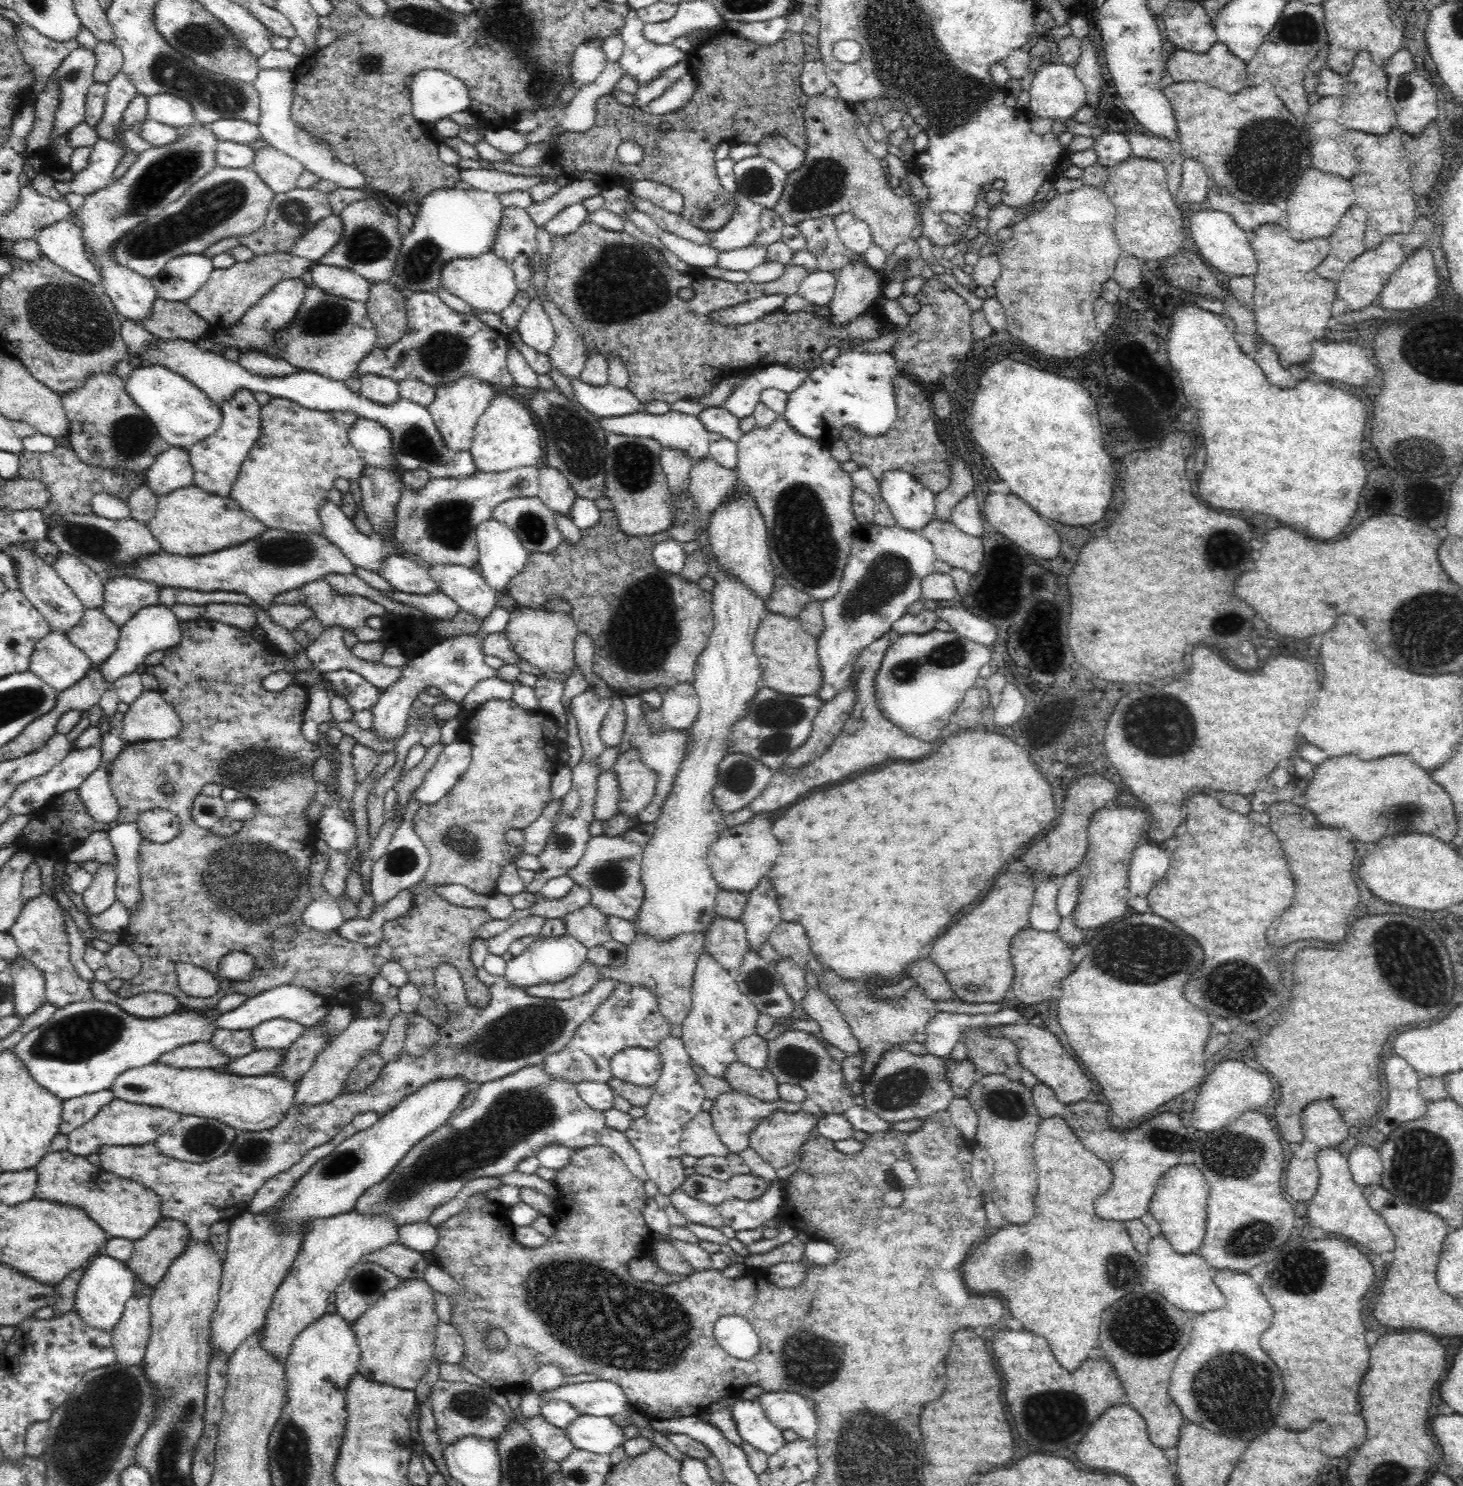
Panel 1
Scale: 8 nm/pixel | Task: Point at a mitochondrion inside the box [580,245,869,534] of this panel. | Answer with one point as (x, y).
(632, 464)

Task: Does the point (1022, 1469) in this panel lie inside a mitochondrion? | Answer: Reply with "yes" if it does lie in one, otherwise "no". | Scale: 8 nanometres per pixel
no

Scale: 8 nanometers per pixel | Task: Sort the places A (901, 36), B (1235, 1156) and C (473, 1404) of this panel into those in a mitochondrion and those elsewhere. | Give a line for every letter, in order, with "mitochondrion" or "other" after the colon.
A: mitochondrion
B: mitochondrion
C: mitochondrion

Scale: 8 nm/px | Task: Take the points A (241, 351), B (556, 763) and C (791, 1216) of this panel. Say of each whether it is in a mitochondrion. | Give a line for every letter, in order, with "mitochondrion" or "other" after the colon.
A: other
B: other
C: other

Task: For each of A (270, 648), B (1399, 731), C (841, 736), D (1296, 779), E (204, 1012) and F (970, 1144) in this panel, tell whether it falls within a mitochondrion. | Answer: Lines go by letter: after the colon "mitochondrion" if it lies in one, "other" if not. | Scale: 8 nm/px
A: other
B: other
C: other
D: other
E: other
F: other

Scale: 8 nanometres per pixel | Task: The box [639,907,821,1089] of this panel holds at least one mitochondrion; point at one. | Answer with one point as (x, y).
(760, 982)

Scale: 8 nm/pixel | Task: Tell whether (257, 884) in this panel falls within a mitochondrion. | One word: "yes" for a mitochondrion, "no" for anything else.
yes

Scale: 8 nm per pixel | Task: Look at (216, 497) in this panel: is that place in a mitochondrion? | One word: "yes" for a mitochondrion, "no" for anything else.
no

